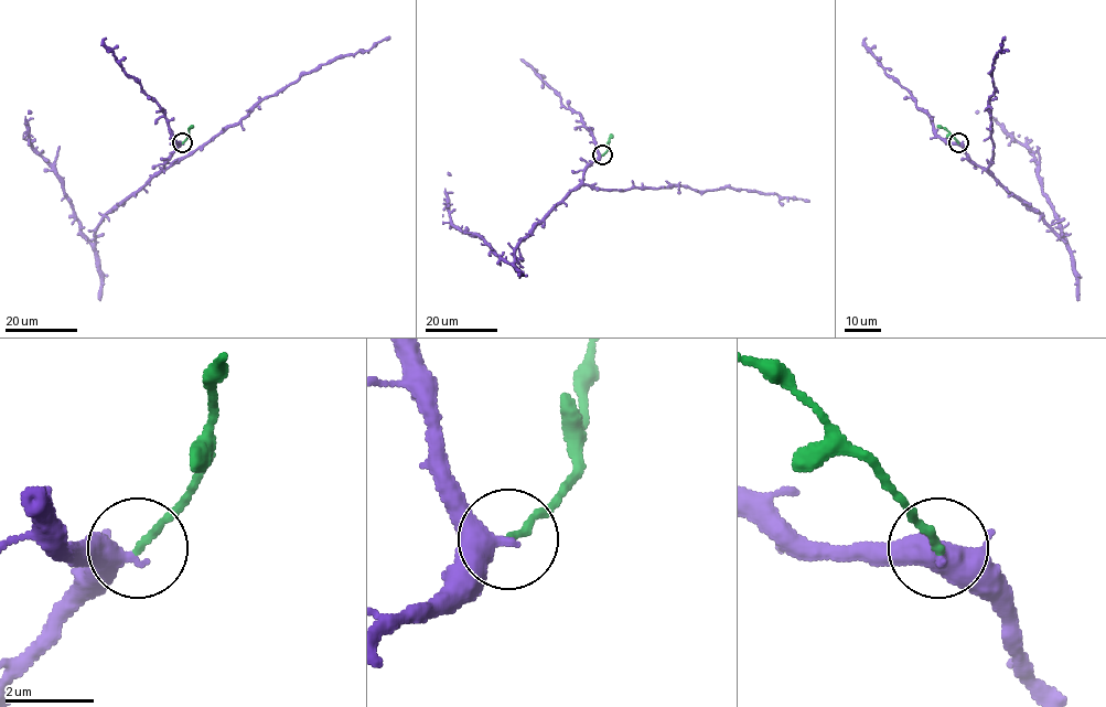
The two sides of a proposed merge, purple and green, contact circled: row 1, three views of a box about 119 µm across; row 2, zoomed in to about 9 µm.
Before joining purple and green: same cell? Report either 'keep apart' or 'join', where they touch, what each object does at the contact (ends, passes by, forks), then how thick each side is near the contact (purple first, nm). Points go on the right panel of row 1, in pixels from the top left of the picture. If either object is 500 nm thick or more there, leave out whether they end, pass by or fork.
keep apart; place (958, 142); purple passes by; green ends; calibres 420 and 160 nm

